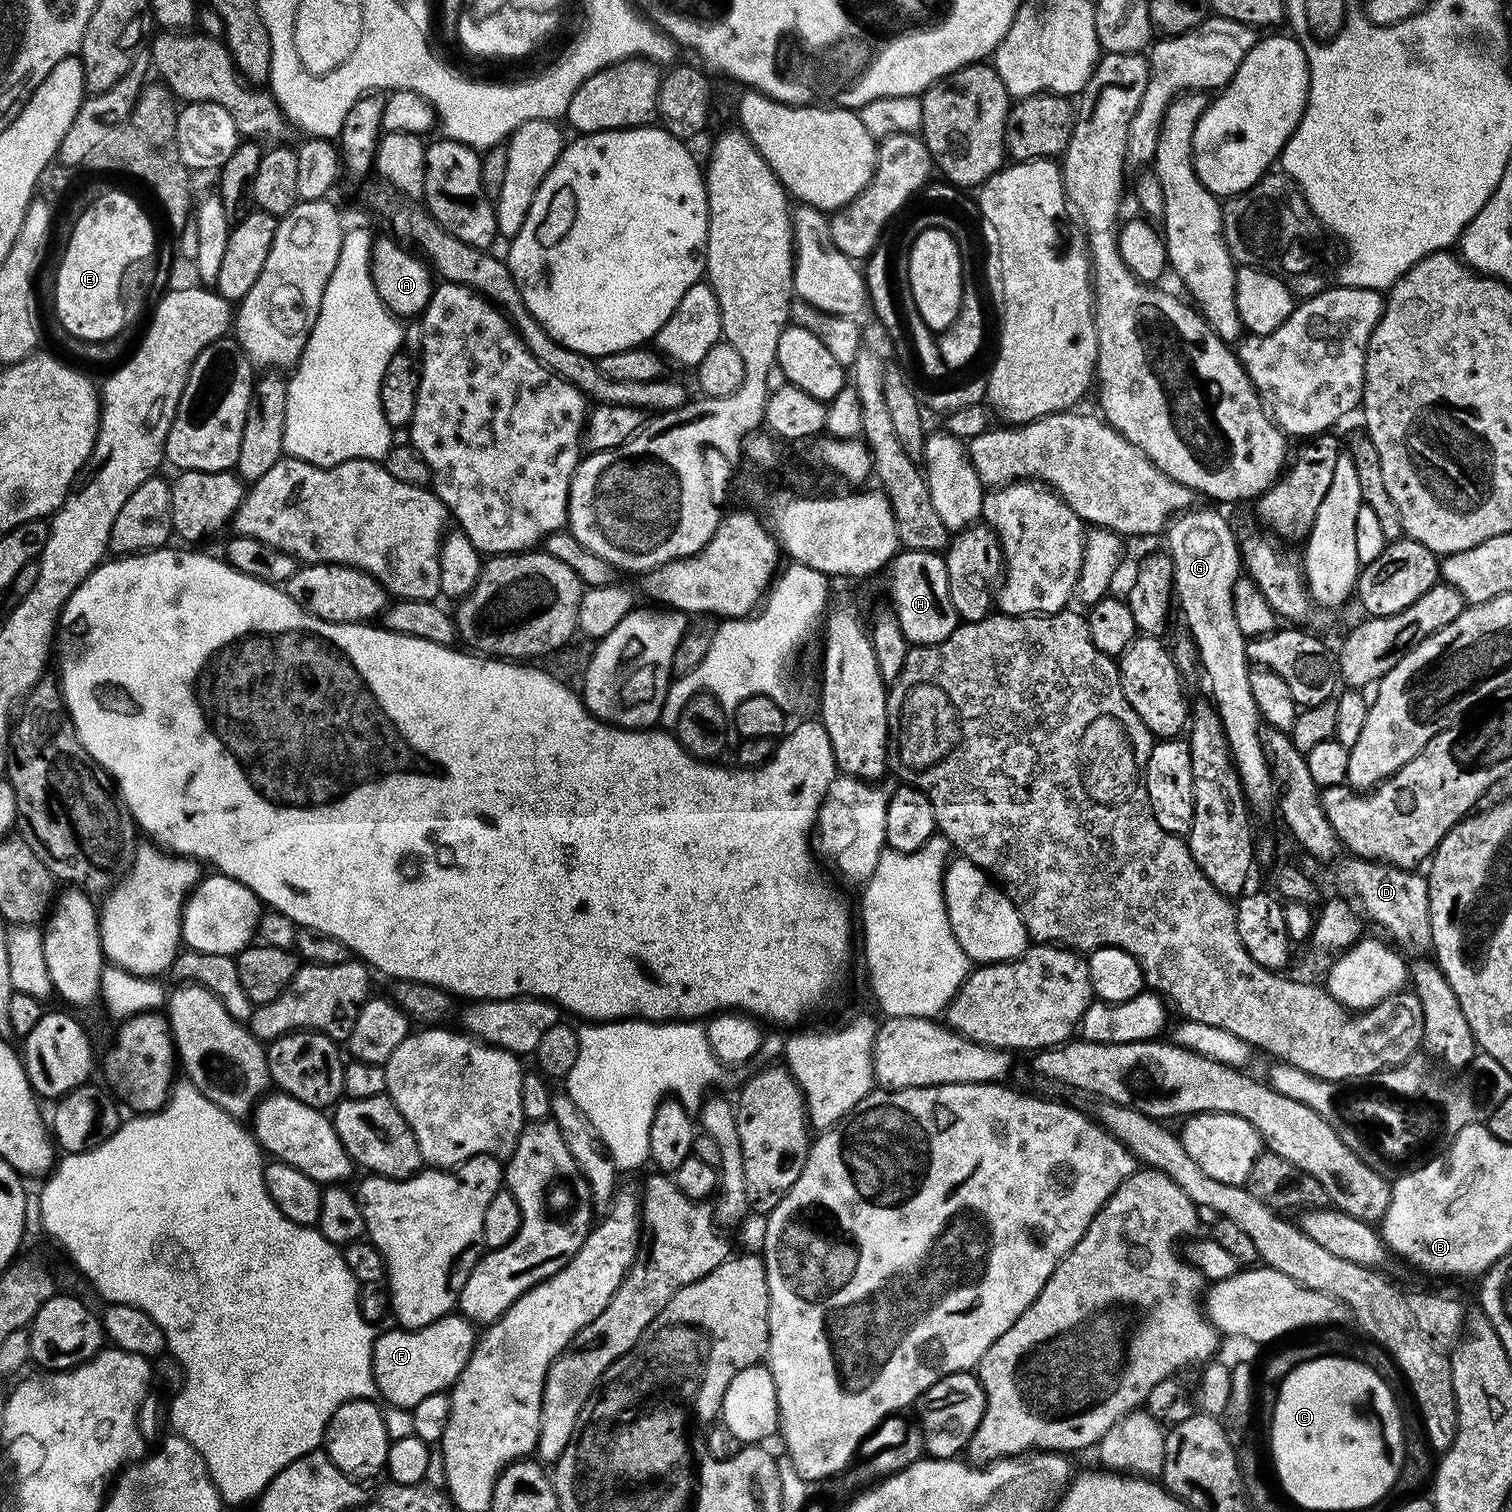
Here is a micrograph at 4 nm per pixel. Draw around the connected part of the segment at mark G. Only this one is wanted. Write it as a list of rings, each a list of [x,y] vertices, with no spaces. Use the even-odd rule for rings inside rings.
[[[1193,507],[1181,512],[1169,523],[1166,529],[1168,536],[1167,555],[1172,560],[1172,583],[1174,600],[1180,603],[1180,612],[1188,623],[1187,635],[1196,646],[1199,667],[1204,667],[1204,676],[1208,679],[1208,688],[1212,691],[1211,703],[1220,716],[1224,727],[1224,736],[1228,739],[1228,749],[1232,753],[1240,782],[1244,785],[1247,799],[1253,805],[1264,804],[1273,799],[1272,770],[1260,741],[1262,721],[1260,711],[1254,702],[1254,694],[1250,690],[1250,665],[1246,654],[1246,637],[1238,630],[1238,618],[1234,618],[1234,586],[1242,575],[1242,557],[1238,536],[1232,533],[1228,520],[1220,512],[1212,508]]]

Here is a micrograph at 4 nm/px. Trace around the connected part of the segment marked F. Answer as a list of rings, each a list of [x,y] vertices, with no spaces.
[[[449,1314],[425,1328],[381,1331],[372,1347],[372,1373],[377,1393],[396,1408],[412,1410],[428,1395],[451,1389],[476,1345],[473,1325],[459,1314]]]

